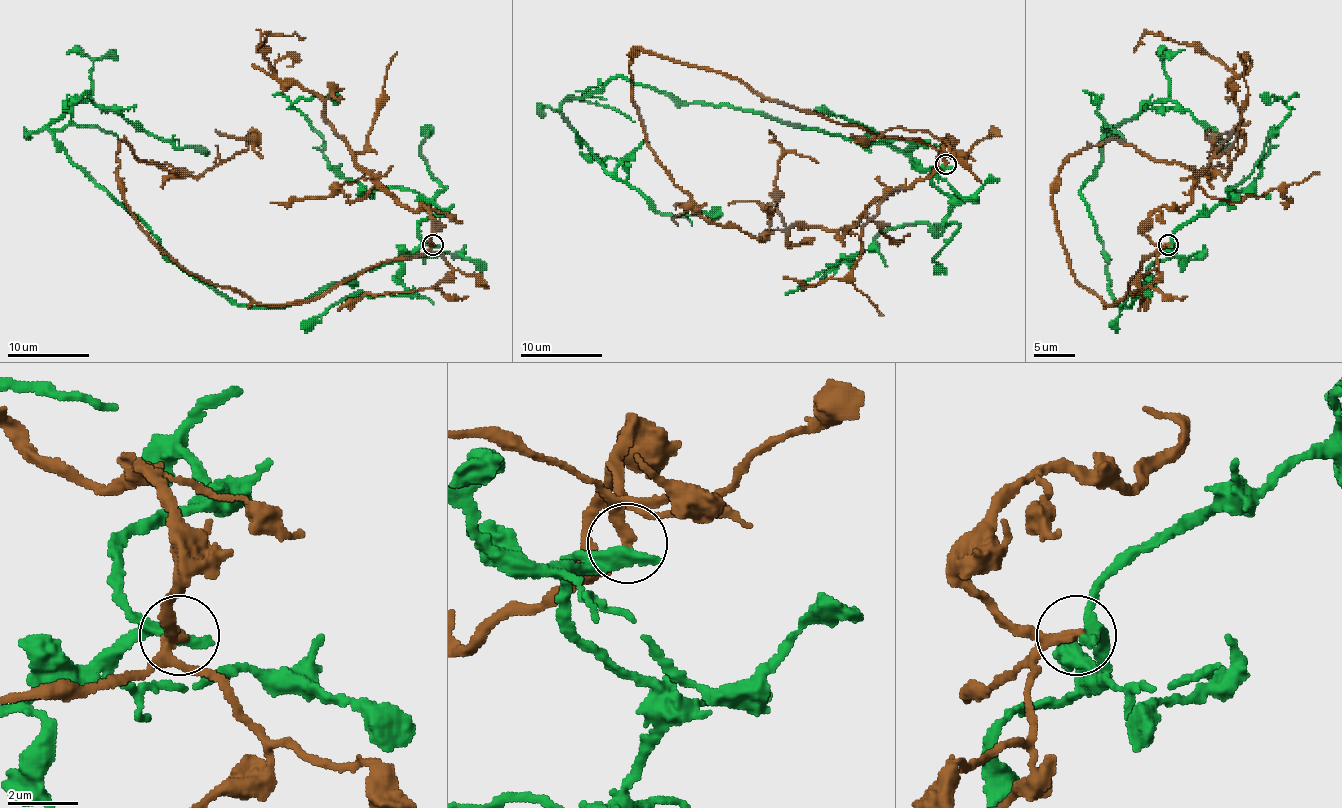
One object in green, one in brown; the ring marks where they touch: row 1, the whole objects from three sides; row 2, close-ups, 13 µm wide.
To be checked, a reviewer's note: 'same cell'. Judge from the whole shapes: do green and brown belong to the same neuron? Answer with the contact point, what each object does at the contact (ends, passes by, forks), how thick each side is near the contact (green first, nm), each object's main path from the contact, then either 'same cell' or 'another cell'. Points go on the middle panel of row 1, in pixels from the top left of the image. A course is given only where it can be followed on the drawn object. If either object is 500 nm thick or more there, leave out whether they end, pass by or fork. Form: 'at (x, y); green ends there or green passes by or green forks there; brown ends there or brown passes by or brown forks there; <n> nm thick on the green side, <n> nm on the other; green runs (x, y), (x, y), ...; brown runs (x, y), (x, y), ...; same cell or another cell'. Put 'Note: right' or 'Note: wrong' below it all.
at (946, 164); green ends there; brown ends there; 400 nm thick on the green side, 320 nm on the other; green runs (946, 164), (920, 168), (885, 144), (686, 103), (612, 77), (561, 105), (604, 168), (661, 213), (722, 215); brown runs (946, 164), (926, 144), (637, 48), (631, 85), (655, 160), (704, 217), (761, 240), (767, 211), (728, 205); another cell
Note: wrong

